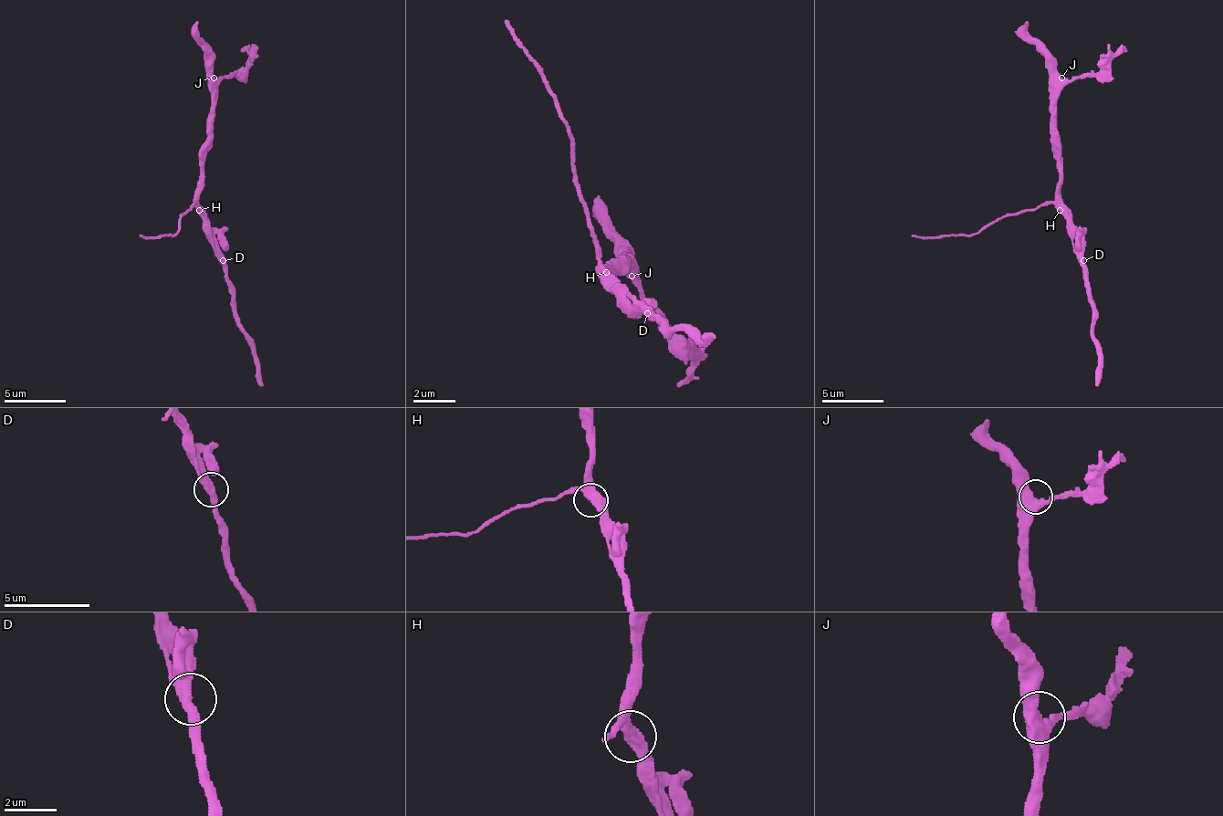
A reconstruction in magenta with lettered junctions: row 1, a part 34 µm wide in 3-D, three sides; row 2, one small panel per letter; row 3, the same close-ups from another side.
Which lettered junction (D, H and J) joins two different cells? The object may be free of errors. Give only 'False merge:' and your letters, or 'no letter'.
False merge: no letter

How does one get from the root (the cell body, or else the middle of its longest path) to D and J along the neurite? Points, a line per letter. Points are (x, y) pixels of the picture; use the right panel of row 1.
D: (1059, 204), (1059, 211), (1068, 224), (1068, 235), (1074, 245), (1074, 251), (1083, 260)
J: (1059, 204), (1056, 83), (1061, 78)

